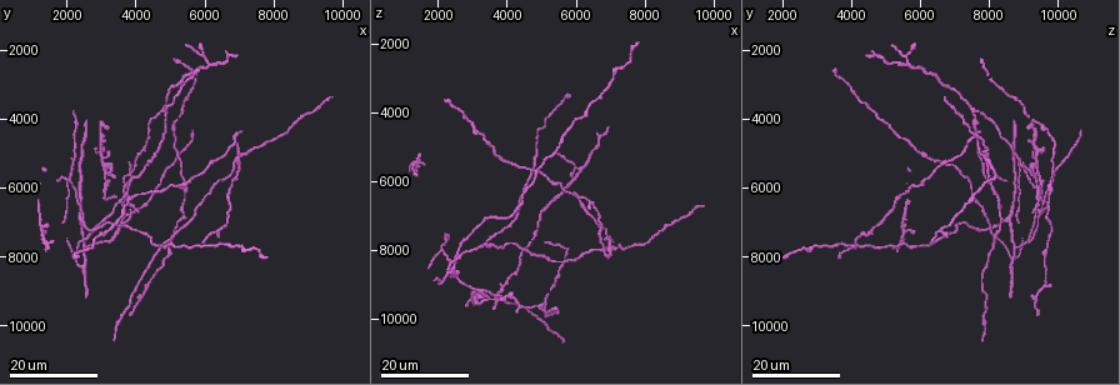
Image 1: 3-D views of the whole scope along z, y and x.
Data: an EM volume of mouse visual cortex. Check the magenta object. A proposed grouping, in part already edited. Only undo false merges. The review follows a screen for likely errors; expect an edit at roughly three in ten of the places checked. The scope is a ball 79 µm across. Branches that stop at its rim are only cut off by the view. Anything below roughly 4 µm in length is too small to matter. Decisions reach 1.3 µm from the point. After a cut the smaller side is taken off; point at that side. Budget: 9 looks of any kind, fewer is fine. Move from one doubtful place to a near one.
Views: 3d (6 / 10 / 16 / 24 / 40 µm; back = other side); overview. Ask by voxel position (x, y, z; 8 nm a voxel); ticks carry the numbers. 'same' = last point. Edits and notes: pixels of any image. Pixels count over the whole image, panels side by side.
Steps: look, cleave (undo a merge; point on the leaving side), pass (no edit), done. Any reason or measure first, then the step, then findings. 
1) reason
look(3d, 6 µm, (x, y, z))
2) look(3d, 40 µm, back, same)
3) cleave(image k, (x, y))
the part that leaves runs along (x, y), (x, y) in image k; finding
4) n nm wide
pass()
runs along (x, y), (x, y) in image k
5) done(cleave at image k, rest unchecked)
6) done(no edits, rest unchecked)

look(3d, 24 µm, (4400, 8800, 9700))

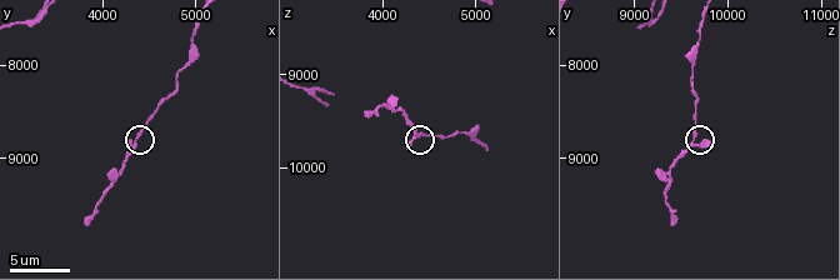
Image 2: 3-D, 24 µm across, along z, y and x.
closer look
look(3d, 10 µm, (4350, 8750, 9650))

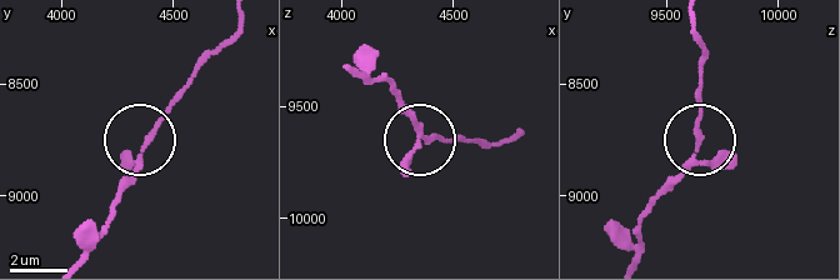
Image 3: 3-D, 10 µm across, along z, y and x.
pass()
all the same cell

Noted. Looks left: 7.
four or more arms meet
look(3d, 24 µm, (2500, 7000, 8500))

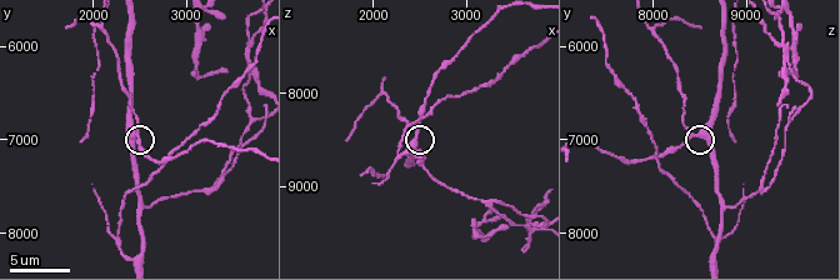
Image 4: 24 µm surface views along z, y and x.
look(3d, 6 µm, (2450, 6950, 8550))

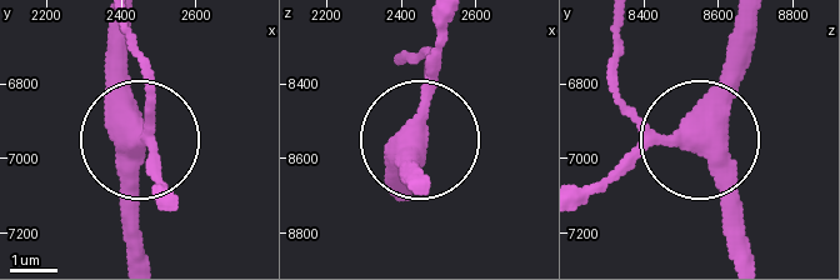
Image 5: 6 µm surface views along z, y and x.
4 arms
pass()
runs along (418, 190), (418, 143), (406, 198) in image 5; all the same cell

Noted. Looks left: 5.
look(3d, 6 µm, (3250, 7550, 9200))

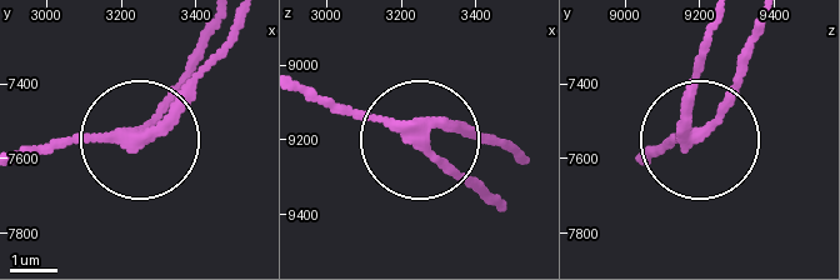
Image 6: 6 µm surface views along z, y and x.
pass()
runs along (643, 155), (695, 139), (686, 95), (699, 51) in image 6; continuous, no second cell

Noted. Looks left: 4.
three-way junction
look(3d, 10 µm, (2100, 5850, 8000))

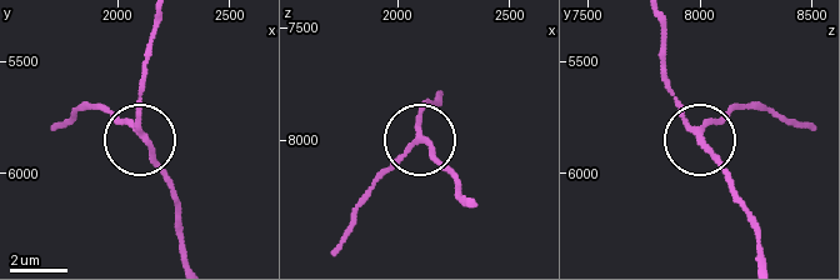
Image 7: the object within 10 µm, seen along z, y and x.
closer look
look(3d, 6 µm, (2090, 5810, 7980))

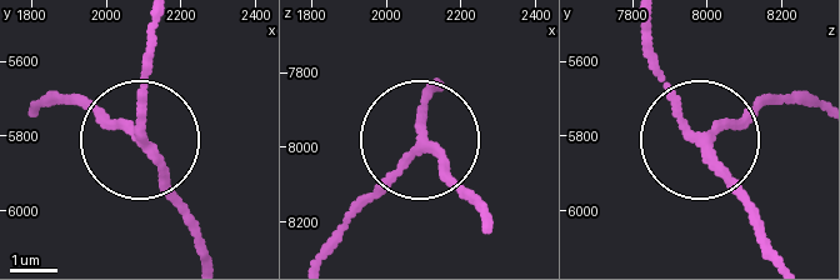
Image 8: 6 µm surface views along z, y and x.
side arm 6 µm
pass()
runs along (209, 255), (153, 148), (61, 100) in image 8; all the same cell

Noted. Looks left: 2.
branch point
look(3d, 24 µm, (6100, 2400, 5600))

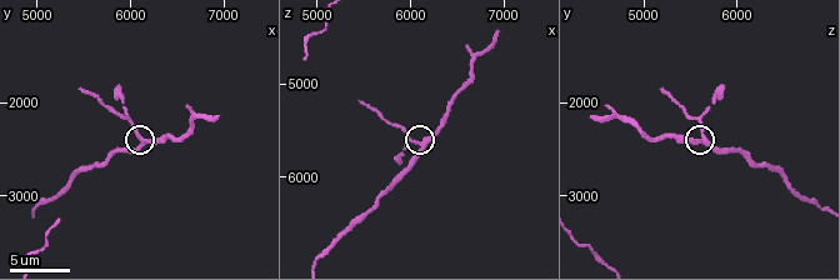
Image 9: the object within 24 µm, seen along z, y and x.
look(3d, 10 µm, (6100, 2400, 5650))

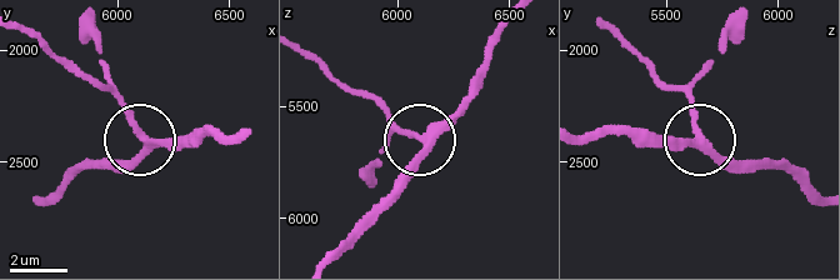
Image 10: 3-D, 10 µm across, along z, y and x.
250 nm wide
pass()
runs along (333, 254), (418, 153), (418, 139), (391, 131) in image 10; one cell here

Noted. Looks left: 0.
done(no edits, rest unchecked)

